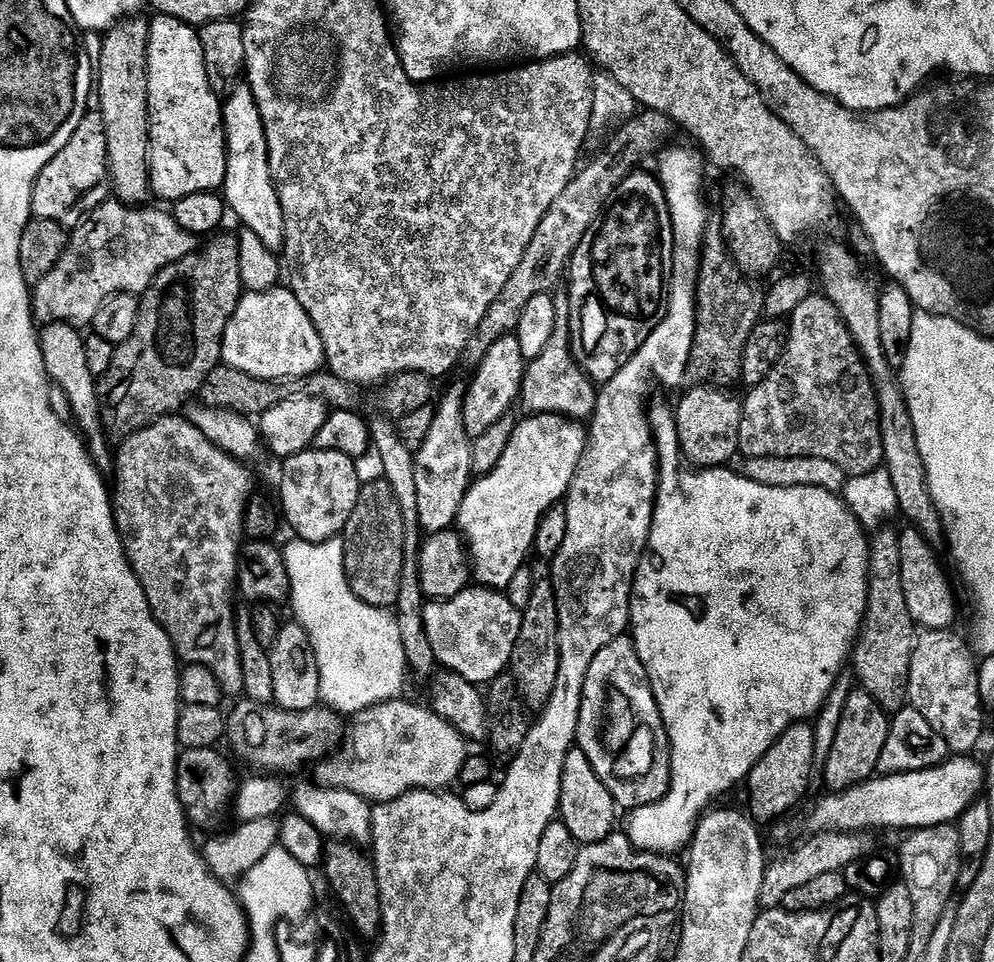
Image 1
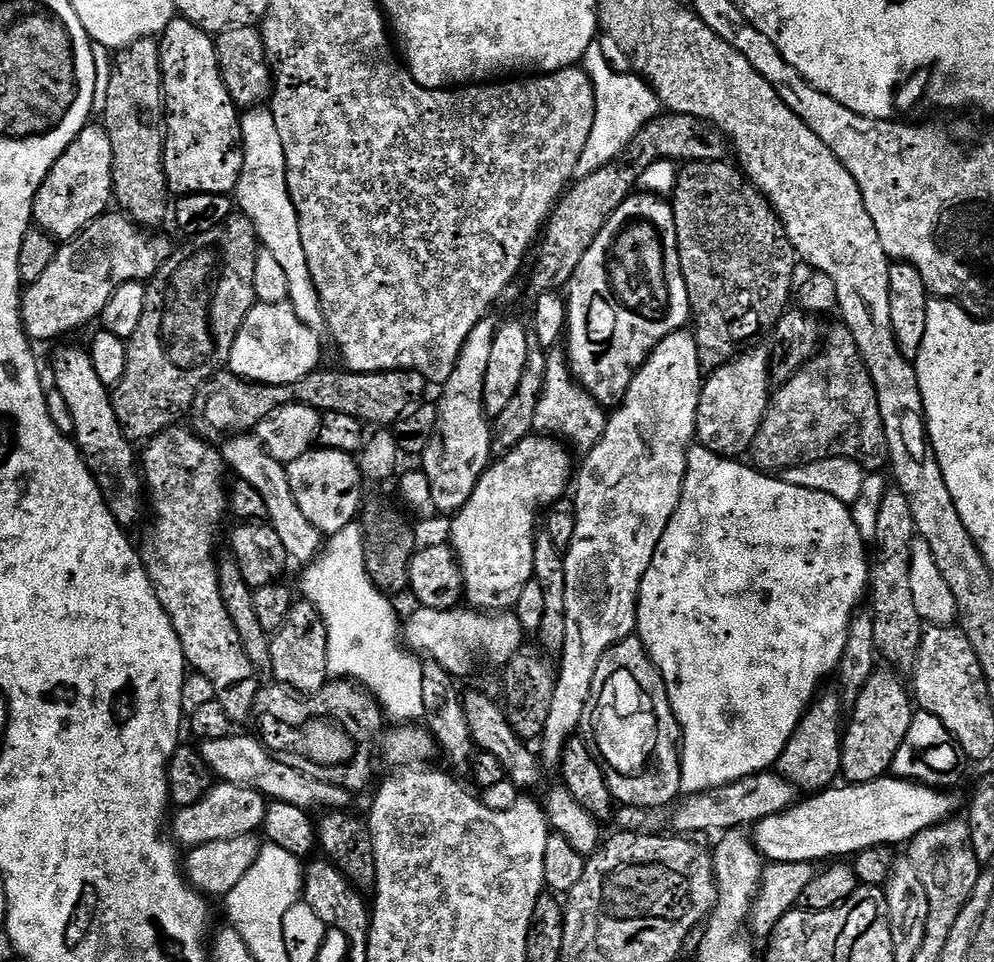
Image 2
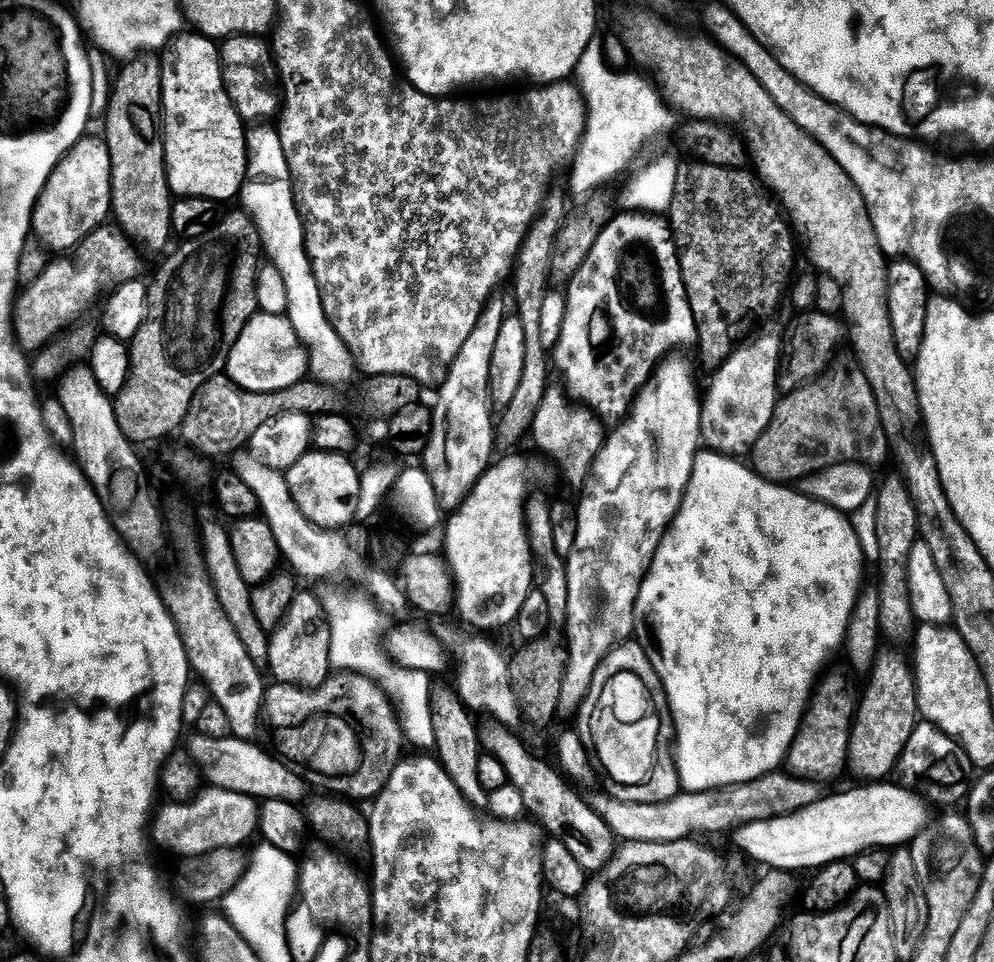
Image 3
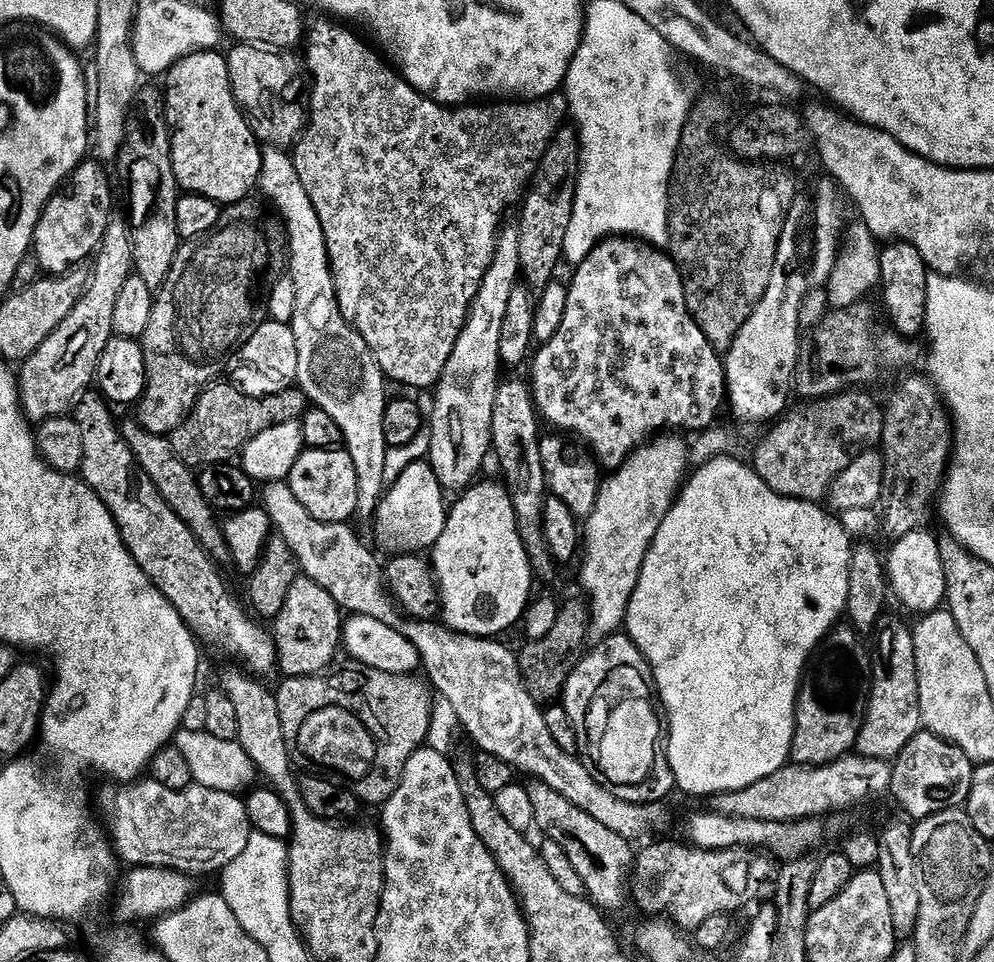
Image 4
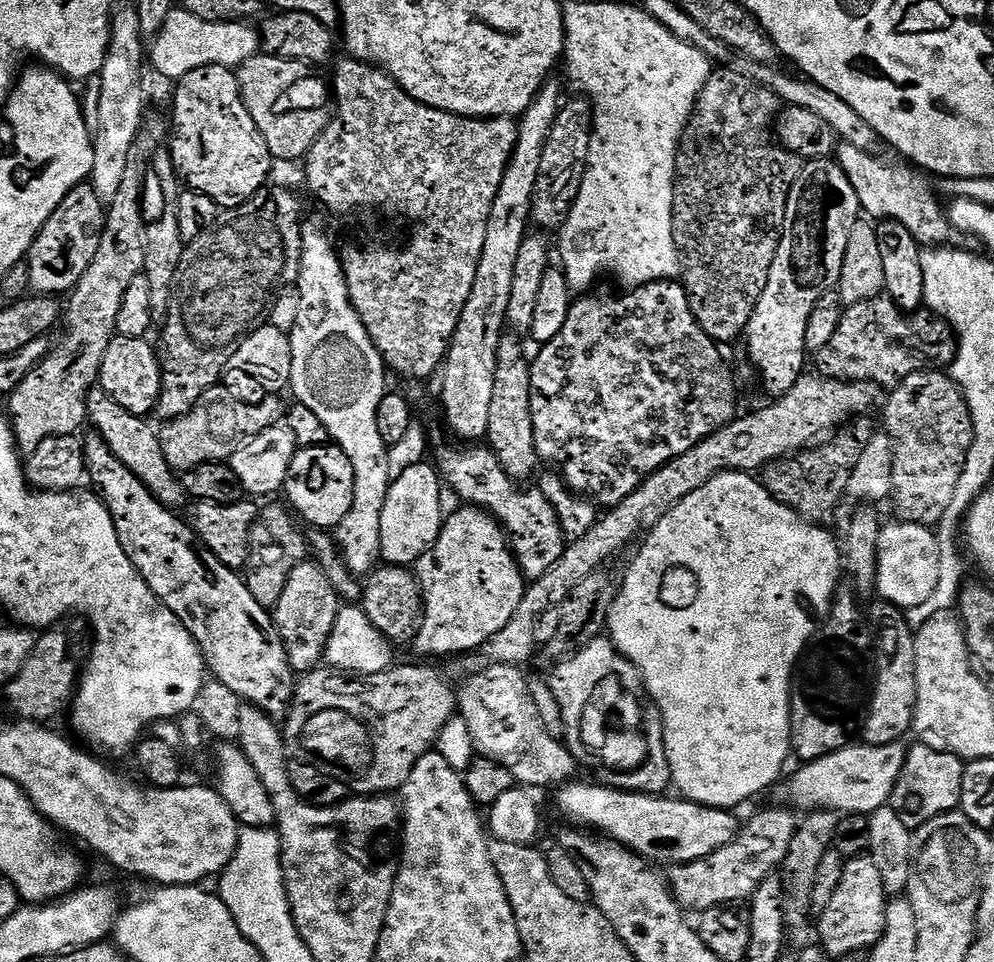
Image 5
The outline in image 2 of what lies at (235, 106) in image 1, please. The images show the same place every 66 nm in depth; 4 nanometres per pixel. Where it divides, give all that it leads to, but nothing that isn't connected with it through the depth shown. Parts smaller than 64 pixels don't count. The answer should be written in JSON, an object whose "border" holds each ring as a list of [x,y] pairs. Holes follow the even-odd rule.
{"border":[[[267,107],[249,108],[240,116],[240,142],[244,161],[240,180],[236,183],[235,203],[239,211],[255,226],[263,251],[274,254],[274,259],[281,264],[282,270],[286,270],[286,282],[290,282],[288,300],[298,318],[309,328],[319,329],[324,324],[324,315],[316,290],[312,287],[312,275],[308,273],[306,254],[302,250],[299,214],[288,193],[286,156],[283,154],[281,137]]]}

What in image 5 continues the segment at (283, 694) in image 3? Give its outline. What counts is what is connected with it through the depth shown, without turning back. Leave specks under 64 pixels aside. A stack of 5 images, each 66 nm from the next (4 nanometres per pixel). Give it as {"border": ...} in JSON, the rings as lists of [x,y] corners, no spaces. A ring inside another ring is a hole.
{"border":[[[400,662],[385,672],[355,678],[334,672],[327,676],[320,671],[301,675],[293,687],[292,700],[282,722],[284,749],[290,752],[299,745],[302,730],[306,730],[306,722],[310,722],[314,714],[322,714],[322,710],[342,710],[351,714],[366,726],[374,754],[368,773],[350,786],[357,796],[392,794],[403,788],[418,758],[433,751],[440,732],[458,712],[458,696],[454,688],[434,669],[423,668],[420,664]]]}

